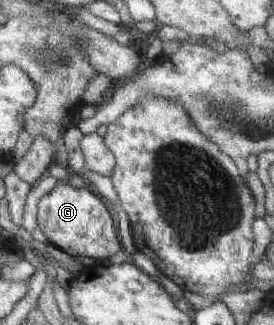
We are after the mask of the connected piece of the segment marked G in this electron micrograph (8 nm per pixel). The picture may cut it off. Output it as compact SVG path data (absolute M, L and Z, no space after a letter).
M67 184L56 185L38 200L38 224L50 243L70 256L101 259L124 250L119 241L116 223L110 210L96 194L85 188Z

